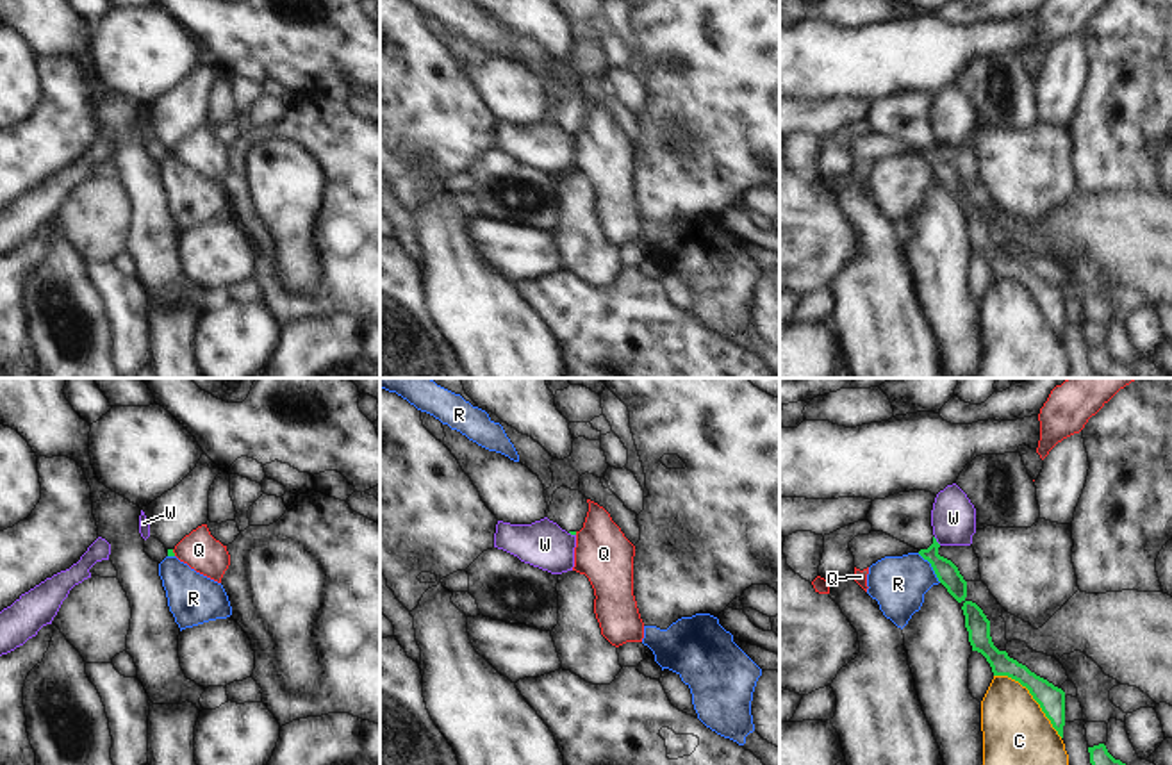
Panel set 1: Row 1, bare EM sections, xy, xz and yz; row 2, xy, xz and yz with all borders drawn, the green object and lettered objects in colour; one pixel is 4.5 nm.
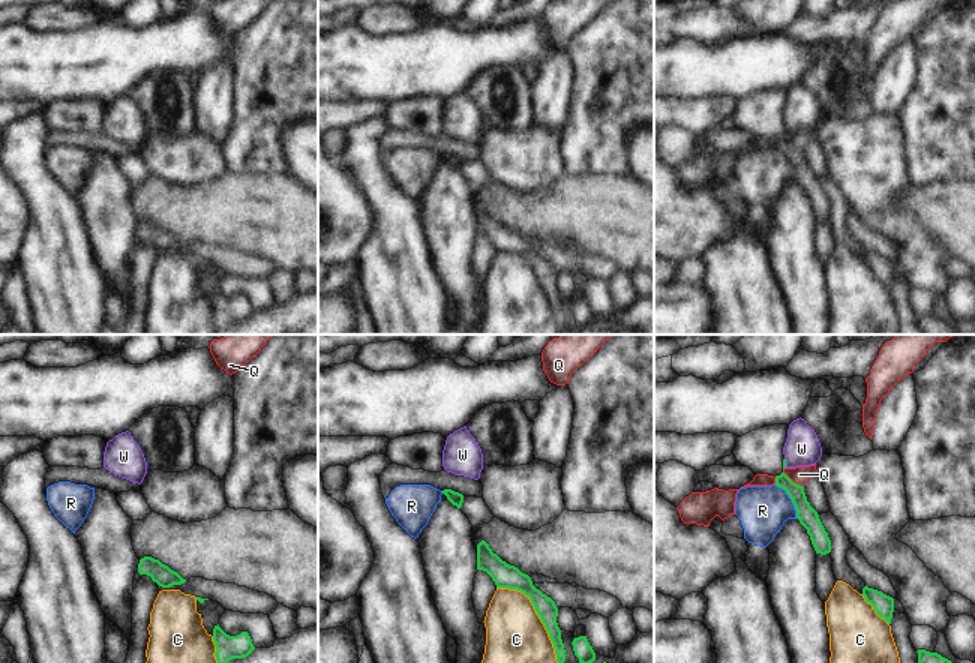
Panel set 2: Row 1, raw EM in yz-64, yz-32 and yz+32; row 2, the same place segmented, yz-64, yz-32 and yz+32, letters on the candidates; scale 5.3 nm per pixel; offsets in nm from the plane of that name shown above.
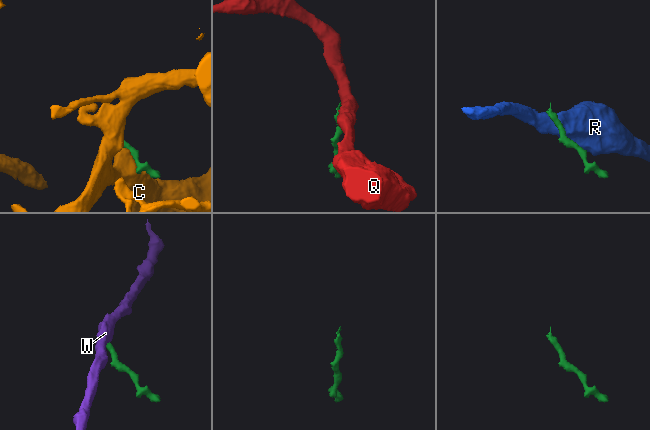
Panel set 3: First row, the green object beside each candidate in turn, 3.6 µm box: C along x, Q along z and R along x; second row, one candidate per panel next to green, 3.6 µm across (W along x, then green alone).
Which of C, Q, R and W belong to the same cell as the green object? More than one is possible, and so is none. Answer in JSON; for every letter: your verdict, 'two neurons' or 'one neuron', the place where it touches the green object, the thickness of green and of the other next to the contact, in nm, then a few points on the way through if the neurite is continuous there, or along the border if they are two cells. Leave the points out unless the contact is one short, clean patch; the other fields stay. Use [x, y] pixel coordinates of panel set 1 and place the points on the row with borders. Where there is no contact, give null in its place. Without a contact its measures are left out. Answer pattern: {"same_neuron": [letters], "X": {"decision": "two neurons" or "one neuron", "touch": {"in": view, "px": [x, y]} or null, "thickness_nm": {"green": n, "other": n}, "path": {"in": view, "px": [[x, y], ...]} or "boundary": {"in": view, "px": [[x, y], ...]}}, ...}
{"same_neuron": [], "C": {"decision": "two neurons", "touch": {"in": "yz", "px": [1033, 698]}, "thickness_nm": {"green": 120, "other": 300}}, "Q": {"decision": "two neurons", "touch": {"in": "xy", "px": [173, 553]}, "thickness_nm": {"green": 30, "other": 170}, "boundary": {"in": "xy", "px": [[172, 550], [175, 555]]}}, "R": {"decision": "two neurons", "touch": {"in": "yz", "px": [932, 566]}, "thickness_nm": {"green": 100, "other": 240}, "boundary": {"in": "yz", "px": [[917, 553], [930, 564], [940, 582]]}}, "W": {"decision": "two neurons", "touch": {"in": "yz", "px": [935, 541]}, "thickness_nm": {"green": 100, "other": 200}, "boundary": {"in": "yz", "px": [[933, 537], [940, 544]]}}}

